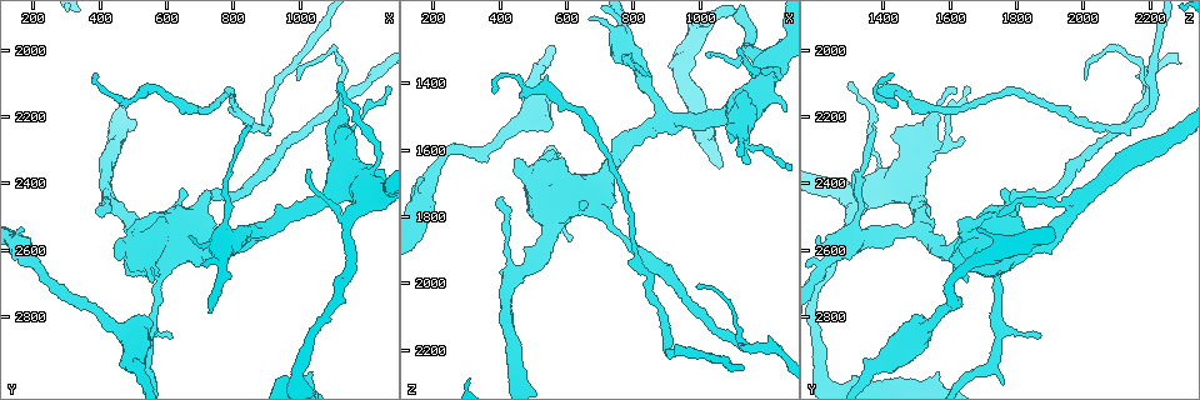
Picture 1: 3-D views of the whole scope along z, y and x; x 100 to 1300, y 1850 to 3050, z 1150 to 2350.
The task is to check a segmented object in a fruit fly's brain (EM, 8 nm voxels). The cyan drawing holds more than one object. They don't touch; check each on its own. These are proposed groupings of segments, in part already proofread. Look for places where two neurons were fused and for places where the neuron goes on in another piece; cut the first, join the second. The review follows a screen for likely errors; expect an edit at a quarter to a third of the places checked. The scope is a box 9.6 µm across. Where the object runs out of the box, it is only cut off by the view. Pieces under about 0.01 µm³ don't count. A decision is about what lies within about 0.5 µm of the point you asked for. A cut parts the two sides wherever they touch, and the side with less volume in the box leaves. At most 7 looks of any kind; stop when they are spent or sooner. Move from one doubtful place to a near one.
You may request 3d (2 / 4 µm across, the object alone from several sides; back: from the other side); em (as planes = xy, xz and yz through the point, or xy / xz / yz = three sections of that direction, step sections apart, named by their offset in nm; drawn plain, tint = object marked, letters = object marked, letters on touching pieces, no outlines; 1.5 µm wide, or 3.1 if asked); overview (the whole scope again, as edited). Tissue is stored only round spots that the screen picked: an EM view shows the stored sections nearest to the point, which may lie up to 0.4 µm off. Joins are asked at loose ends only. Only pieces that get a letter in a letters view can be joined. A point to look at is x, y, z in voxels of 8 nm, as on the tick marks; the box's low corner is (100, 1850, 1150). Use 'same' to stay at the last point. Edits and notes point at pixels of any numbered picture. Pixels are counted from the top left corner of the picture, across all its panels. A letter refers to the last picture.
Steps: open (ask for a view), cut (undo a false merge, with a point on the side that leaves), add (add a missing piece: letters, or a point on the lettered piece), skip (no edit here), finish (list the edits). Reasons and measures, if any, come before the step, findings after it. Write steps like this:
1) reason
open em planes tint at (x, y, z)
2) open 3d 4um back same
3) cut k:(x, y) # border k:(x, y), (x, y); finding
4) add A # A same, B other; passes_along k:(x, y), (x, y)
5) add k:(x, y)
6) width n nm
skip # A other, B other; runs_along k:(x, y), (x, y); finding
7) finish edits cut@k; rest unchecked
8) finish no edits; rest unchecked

open 3d 2um at (1130, 2140, 2200)

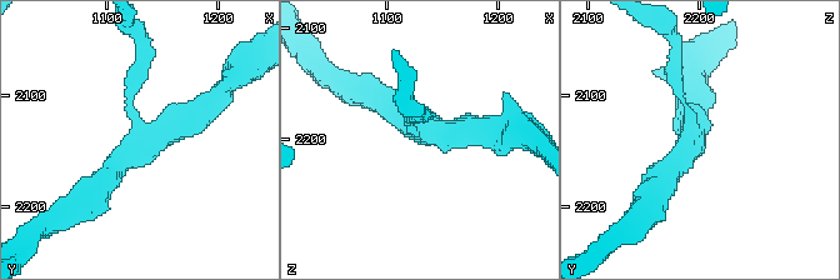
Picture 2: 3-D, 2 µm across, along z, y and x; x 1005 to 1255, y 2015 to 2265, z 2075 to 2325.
arms 3; need the tissue
open em xy step 8 plain at (1128, 2138, 2192)

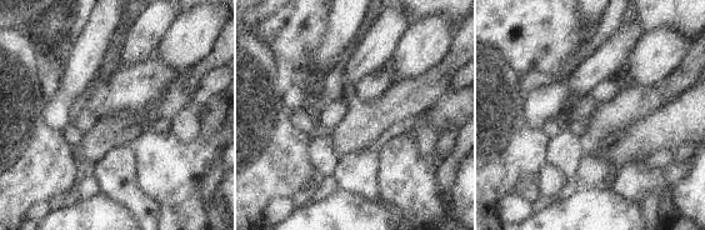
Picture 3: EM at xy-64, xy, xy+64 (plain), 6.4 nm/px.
open em xy step 8 letters same

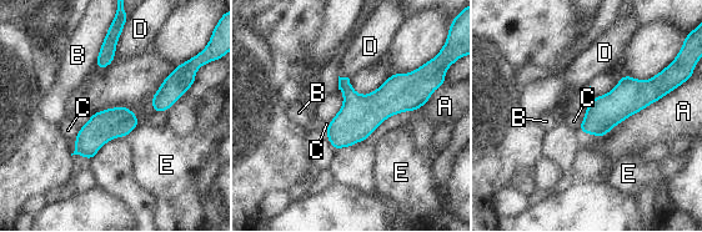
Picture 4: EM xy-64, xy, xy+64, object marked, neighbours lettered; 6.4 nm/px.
skip # A other, B other, C other, D other, E other; one neuron here

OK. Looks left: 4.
thick end
open 3d 4um at (640, 2410, 1770)

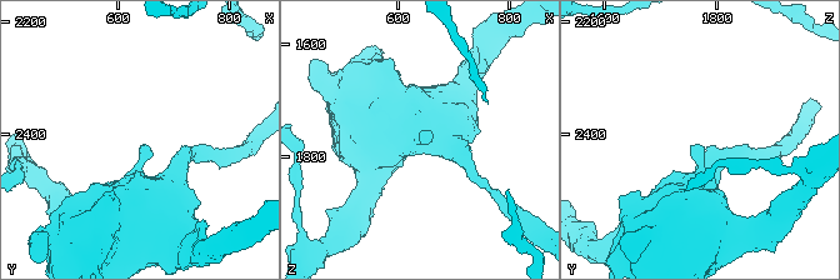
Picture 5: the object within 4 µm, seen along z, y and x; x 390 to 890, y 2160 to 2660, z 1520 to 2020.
open em planes letters at (640, 2420, 1770)

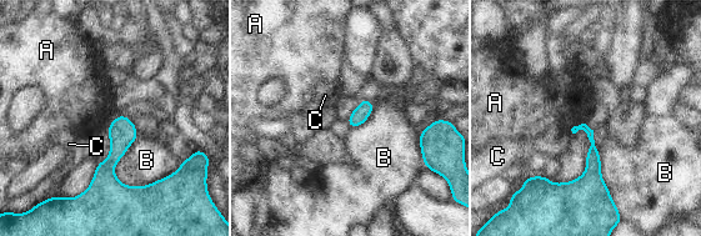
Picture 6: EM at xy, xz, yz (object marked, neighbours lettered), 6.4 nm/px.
skip # A other, B other, C other; border 6:(585, 122), (570, 130); none of them fits

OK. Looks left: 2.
finish no edits; rest unchecked

